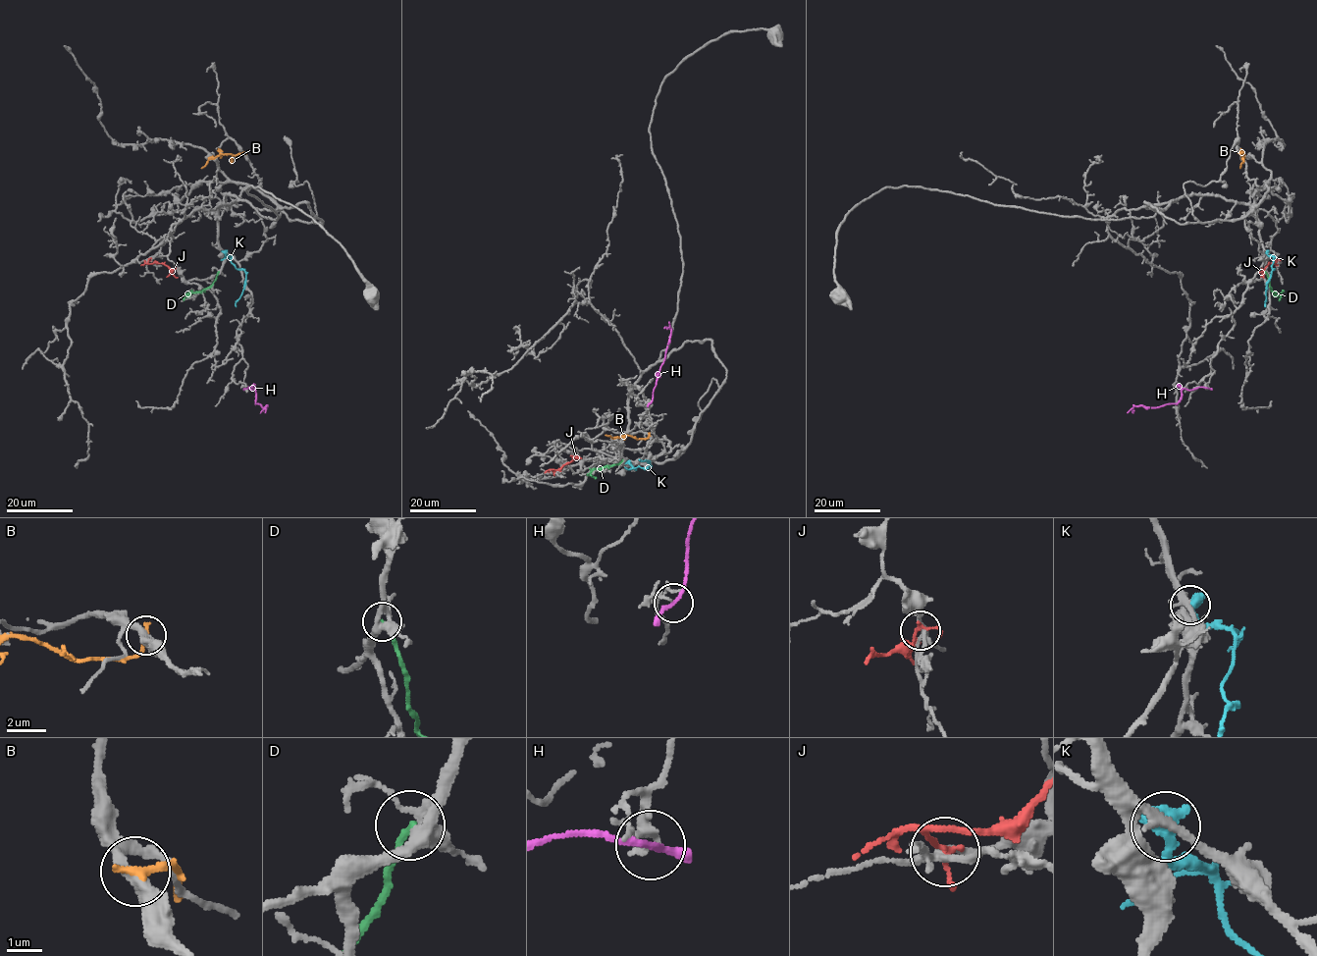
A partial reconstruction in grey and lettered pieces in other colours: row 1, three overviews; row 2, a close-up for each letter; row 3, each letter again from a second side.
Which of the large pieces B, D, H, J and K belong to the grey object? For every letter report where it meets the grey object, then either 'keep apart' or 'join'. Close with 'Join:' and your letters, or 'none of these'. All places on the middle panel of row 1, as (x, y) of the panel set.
B: meets grey at (649, 435); keep apart
D: meets grey at (622, 460); keep apart
H: meets grey at (651, 402); keep apart
J: meets grey at (553, 471); keep apart
K: meets grey at (629, 460); keep apart
Join: none of these

